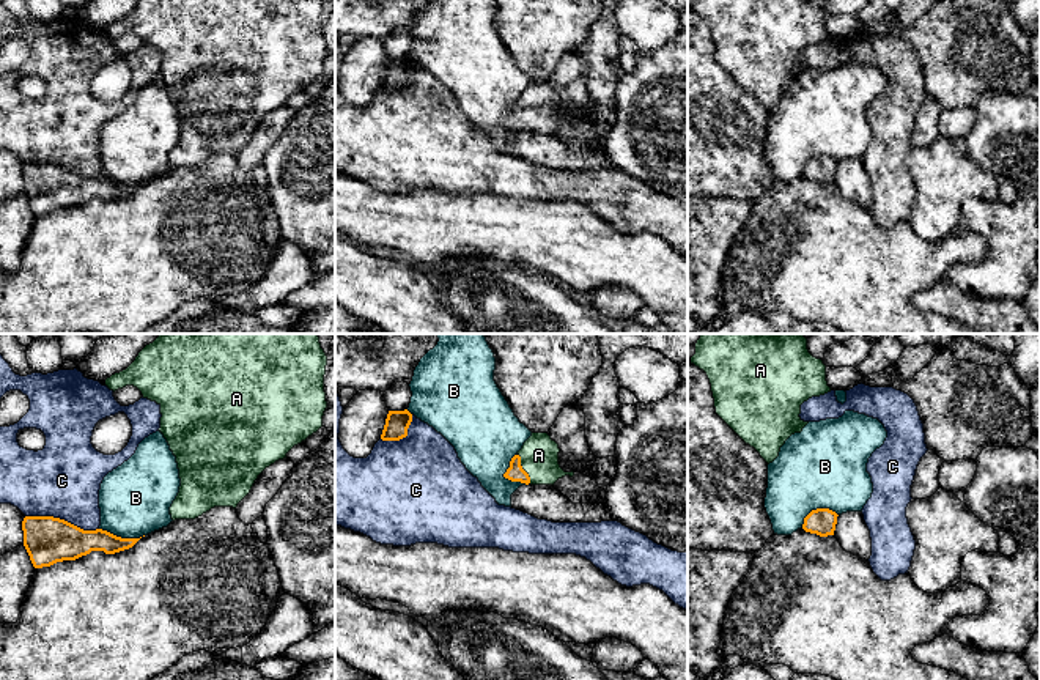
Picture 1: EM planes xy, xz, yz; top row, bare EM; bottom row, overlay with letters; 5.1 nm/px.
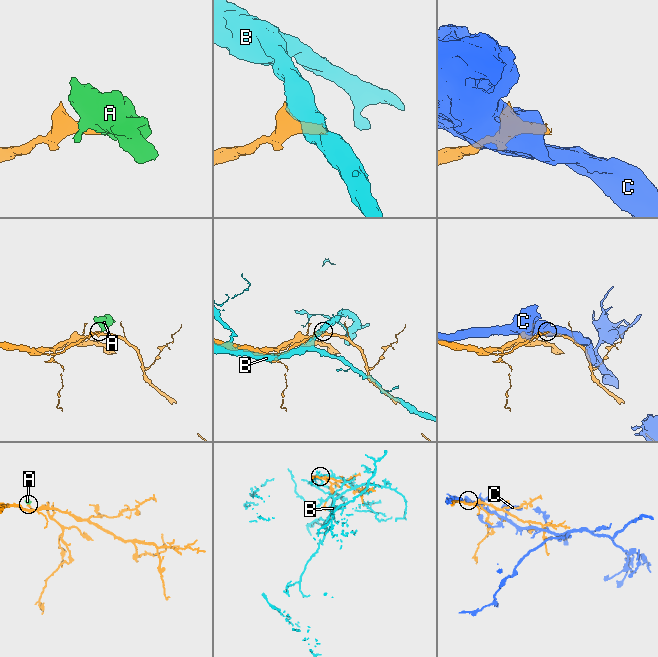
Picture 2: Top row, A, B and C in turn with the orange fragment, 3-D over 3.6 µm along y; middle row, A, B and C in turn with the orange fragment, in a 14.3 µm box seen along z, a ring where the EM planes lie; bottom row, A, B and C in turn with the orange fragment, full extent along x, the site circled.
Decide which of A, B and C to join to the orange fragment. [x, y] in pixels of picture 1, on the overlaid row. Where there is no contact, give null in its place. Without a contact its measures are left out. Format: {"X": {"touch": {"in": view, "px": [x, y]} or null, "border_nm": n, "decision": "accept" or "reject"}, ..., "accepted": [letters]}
{"A": {"touch": {"in": "xz", "px": [521, 468]}, "border_nm": 170, "decision": "accept"}, "B": {"touch": {"in": "xz", "px": [504, 476]}, "border_nm": 170, "decision": "reject"}, "C": {"touch": {"in": "xy", "px": [62, 520]}, "border_nm": 380, "decision": "reject"}, "accepted": ["A"]}

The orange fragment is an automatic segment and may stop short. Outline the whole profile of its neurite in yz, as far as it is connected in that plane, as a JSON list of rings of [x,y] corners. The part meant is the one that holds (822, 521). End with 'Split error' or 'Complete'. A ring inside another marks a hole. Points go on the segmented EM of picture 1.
[[[829,508],[812,510],[804,518],[802,529],[820,537],[834,535],[837,516],[839,515]]]. Complete

